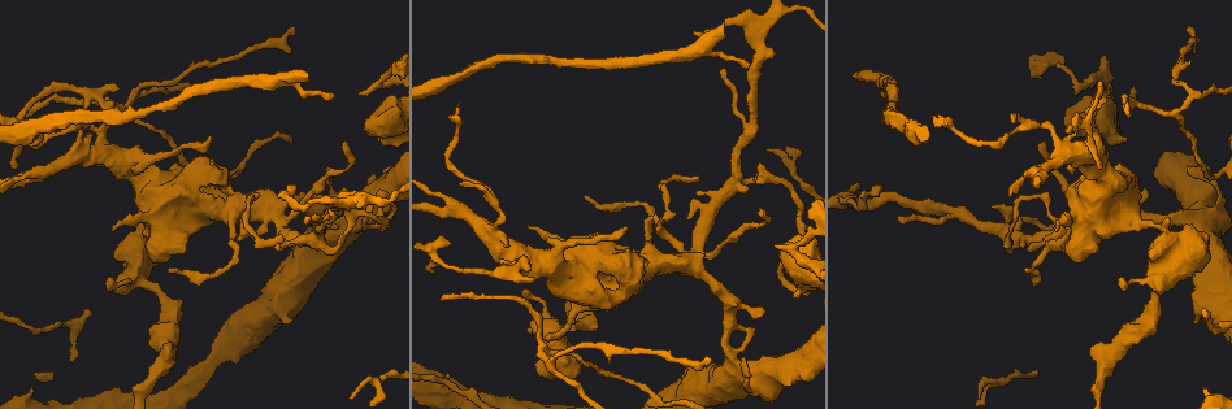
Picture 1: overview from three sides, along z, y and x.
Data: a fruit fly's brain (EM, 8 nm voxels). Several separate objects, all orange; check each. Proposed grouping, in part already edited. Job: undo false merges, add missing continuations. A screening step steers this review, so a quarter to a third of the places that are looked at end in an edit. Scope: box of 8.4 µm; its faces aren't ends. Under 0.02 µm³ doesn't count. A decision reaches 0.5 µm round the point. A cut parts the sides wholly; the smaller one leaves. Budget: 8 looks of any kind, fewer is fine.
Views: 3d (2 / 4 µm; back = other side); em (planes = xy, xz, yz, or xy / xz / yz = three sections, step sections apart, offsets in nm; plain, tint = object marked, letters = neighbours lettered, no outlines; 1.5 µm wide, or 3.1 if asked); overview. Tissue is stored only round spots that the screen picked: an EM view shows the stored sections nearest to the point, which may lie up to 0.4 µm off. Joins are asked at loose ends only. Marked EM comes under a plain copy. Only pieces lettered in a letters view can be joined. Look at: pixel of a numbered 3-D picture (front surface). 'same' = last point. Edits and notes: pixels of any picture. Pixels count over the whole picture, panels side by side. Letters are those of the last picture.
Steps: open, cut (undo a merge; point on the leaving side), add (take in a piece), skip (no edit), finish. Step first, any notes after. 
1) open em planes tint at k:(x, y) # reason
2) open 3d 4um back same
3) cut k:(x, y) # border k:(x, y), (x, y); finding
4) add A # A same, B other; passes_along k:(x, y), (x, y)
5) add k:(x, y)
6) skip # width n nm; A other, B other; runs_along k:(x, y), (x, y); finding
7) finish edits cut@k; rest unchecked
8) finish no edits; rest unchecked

open em planes letters at 1:(709, 357) # end of a long branch

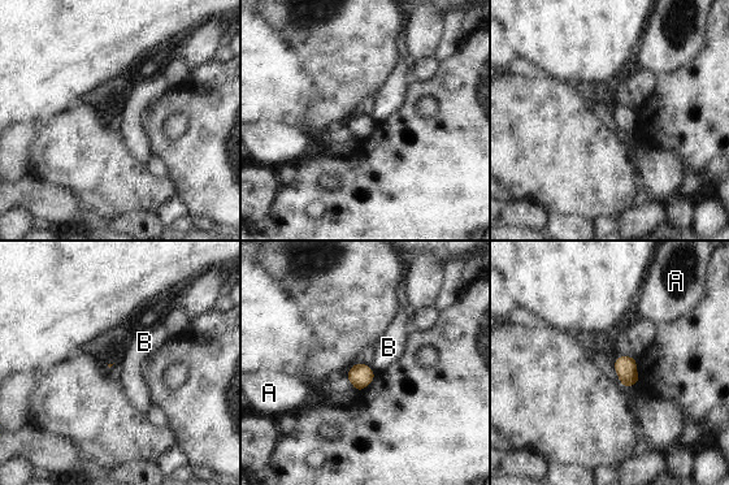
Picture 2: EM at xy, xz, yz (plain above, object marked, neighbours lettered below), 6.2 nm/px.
skip # A other, B other; border 2:(368, 366), (374, 372); none of them fits

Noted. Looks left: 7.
open 3d 2um at 1:(761, 314) # an open end

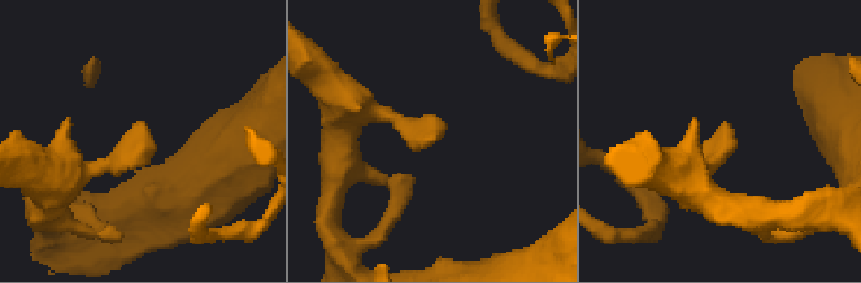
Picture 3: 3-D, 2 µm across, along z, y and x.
open em xz step 4 tint at 3:(142, 121) # now the EM

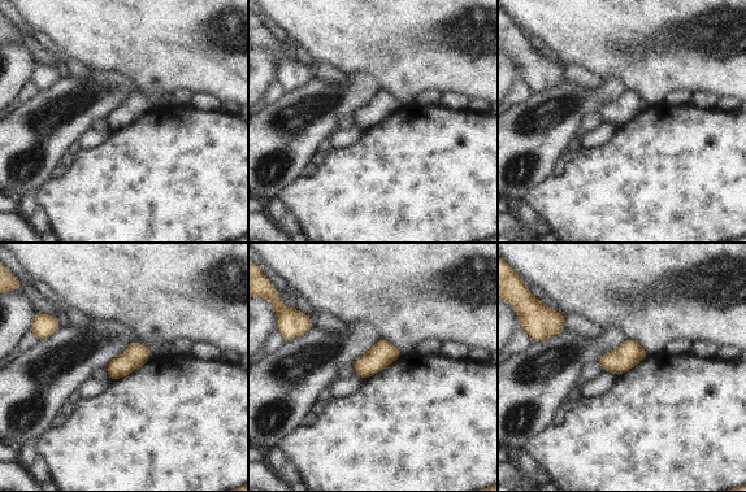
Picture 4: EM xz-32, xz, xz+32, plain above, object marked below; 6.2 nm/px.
open em xy step 8 letters same

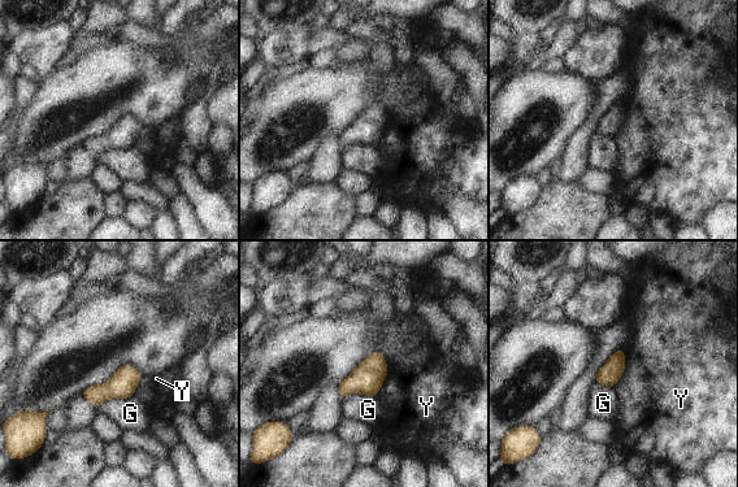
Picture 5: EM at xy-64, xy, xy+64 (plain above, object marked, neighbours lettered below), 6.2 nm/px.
skip # longest_contact G 260 nm; G other, Y other; none of them fits

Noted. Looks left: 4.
open 3d 2um at 1:(722, 23) # free end

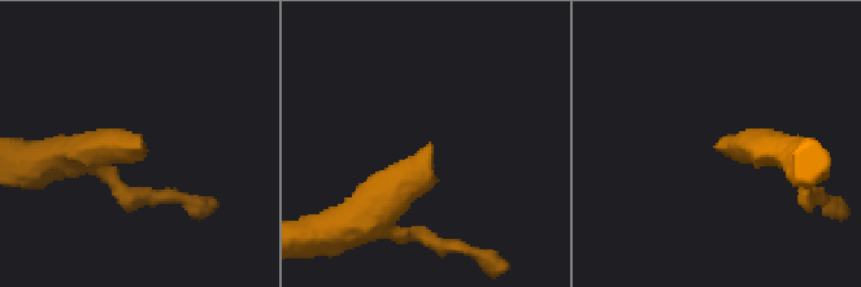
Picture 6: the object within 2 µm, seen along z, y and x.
open em xy step 8 tint at 6:(138, 142)

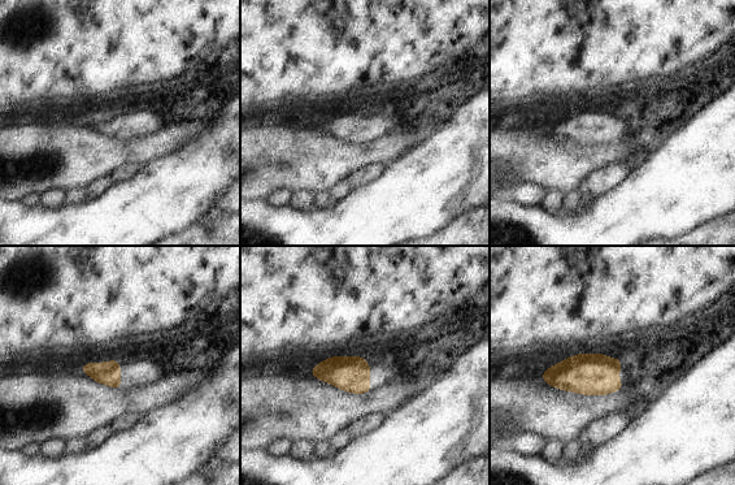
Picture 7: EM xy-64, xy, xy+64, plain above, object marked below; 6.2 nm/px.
open em xz step 4 letters same # cut it another way

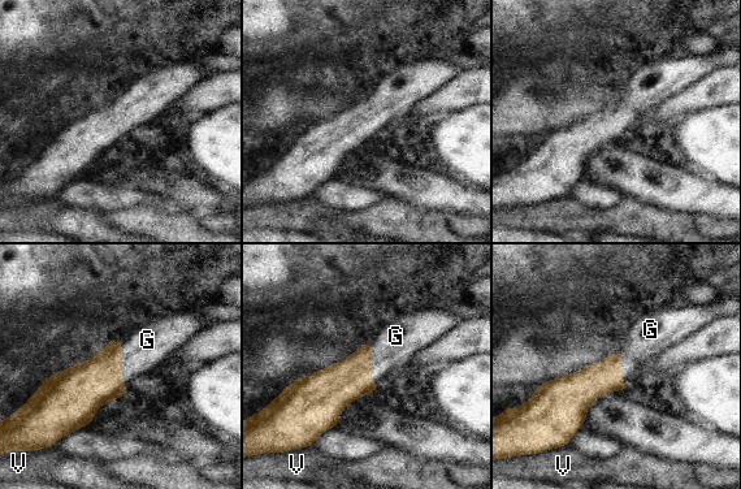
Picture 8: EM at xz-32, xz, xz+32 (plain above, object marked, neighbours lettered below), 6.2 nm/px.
add 8:(147, 340) # longest_contact G 340 nm; G same, V other; it goes on there

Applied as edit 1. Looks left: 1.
finish edits add@8; rest unchecked

